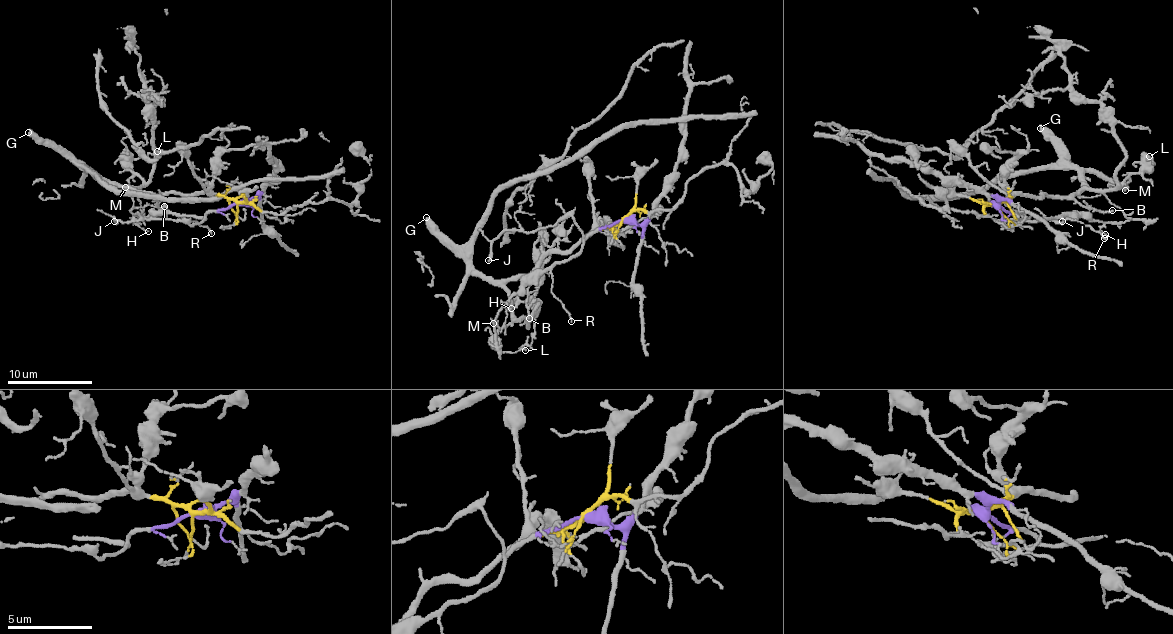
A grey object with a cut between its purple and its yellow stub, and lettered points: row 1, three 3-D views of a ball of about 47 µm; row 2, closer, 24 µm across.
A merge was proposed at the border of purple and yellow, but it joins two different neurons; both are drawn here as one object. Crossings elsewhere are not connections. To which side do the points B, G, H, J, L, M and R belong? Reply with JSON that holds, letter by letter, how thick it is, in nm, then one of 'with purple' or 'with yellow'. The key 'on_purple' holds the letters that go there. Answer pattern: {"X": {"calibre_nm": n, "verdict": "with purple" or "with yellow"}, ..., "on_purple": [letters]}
{"B": {"calibre_nm": 110, "verdict": "with yellow"}, "G": {"calibre_nm": 460, "verdict": "with yellow"}, "H": {"calibre_nm": 110, "verdict": "with purple"}, "J": {"calibre_nm": 200, "verdict": "with purple"}, "L": {"calibre_nm": 120, "verdict": "with yellow"}, "M": {"calibre_nm": 100, "verdict": "with yellow"}, "R": {"calibre_nm": 100, "verdict": "with purple"}, "on_purple": ["H", "J", "R"]}

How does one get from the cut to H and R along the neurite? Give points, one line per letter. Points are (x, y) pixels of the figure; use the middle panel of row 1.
H: (624, 218), (596, 229), (575, 254), (538, 271), (510, 301), (502, 303), (511, 308)
R: (624, 218), (596, 229), (575, 254), (550, 269), (552, 291), (571, 321)

